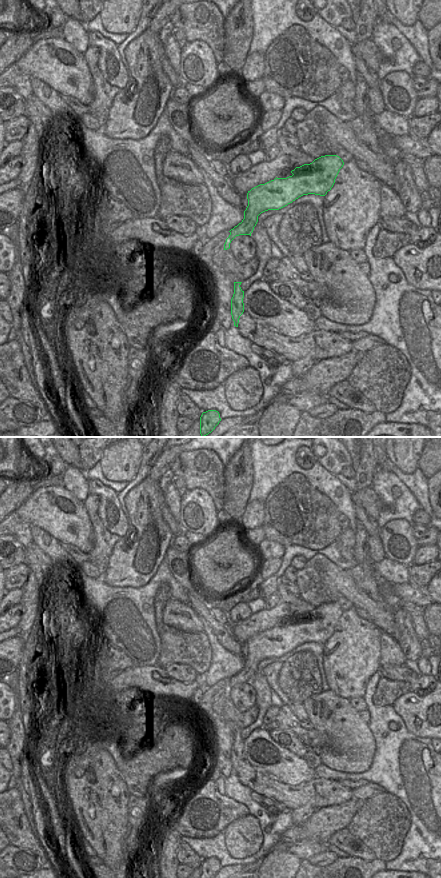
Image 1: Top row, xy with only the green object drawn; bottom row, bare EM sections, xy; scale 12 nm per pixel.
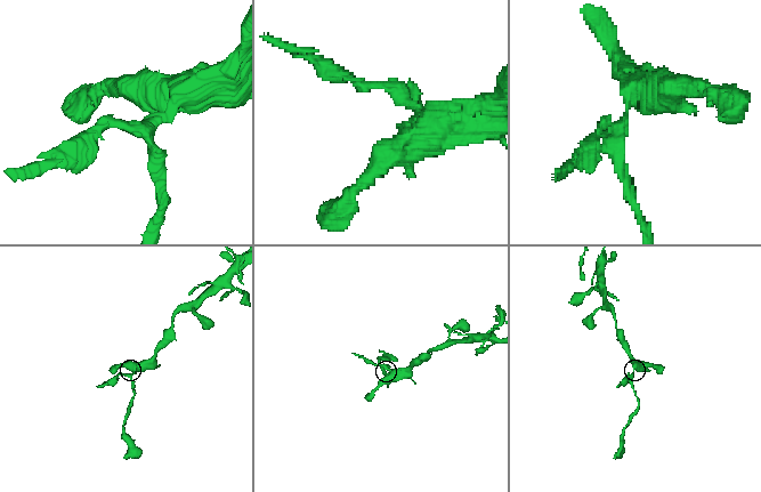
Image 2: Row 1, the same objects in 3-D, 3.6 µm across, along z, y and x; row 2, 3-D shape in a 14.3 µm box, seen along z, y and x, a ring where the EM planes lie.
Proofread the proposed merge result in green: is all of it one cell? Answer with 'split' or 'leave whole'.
split

